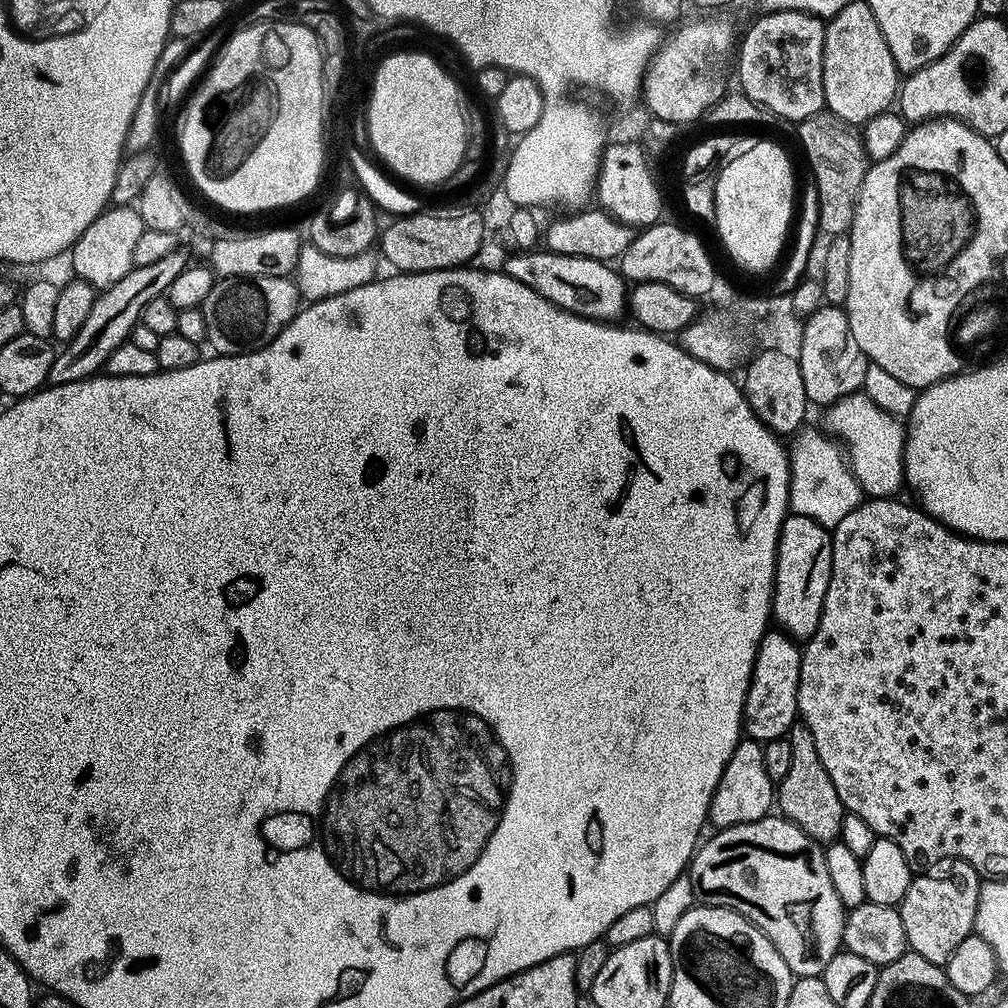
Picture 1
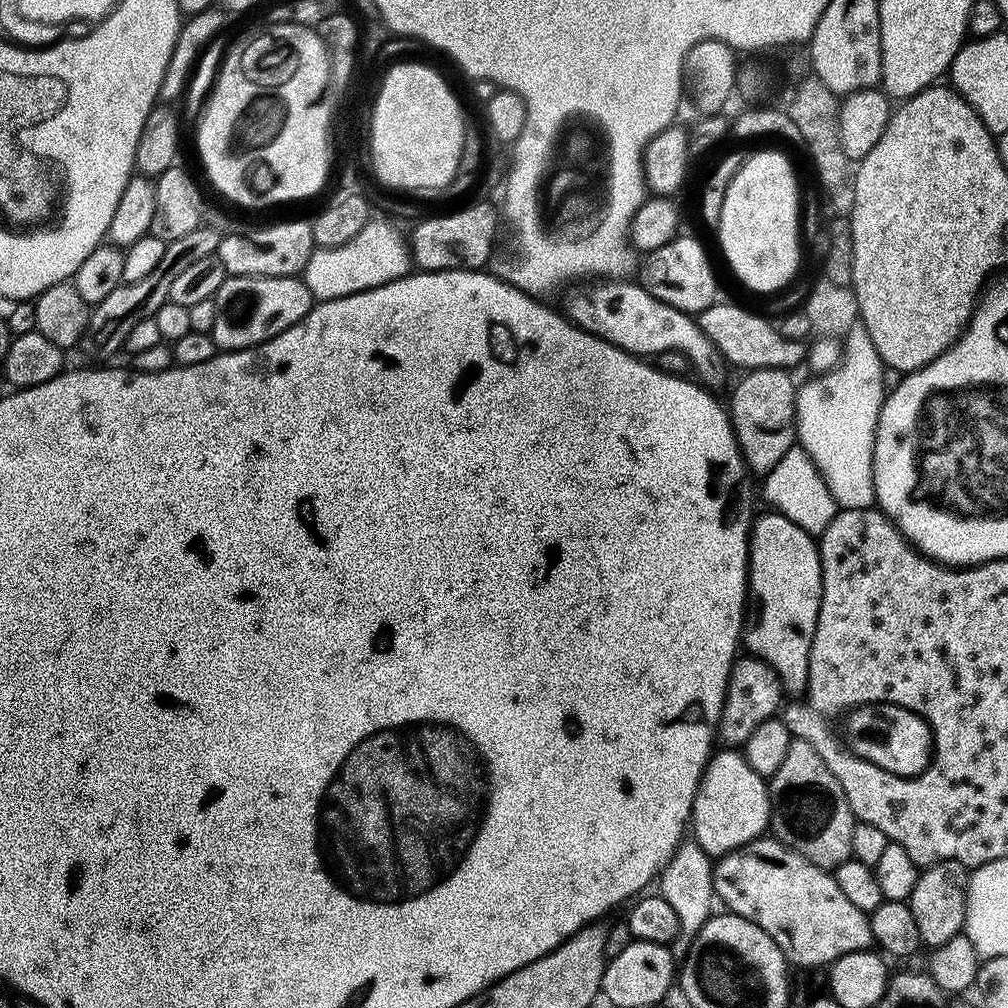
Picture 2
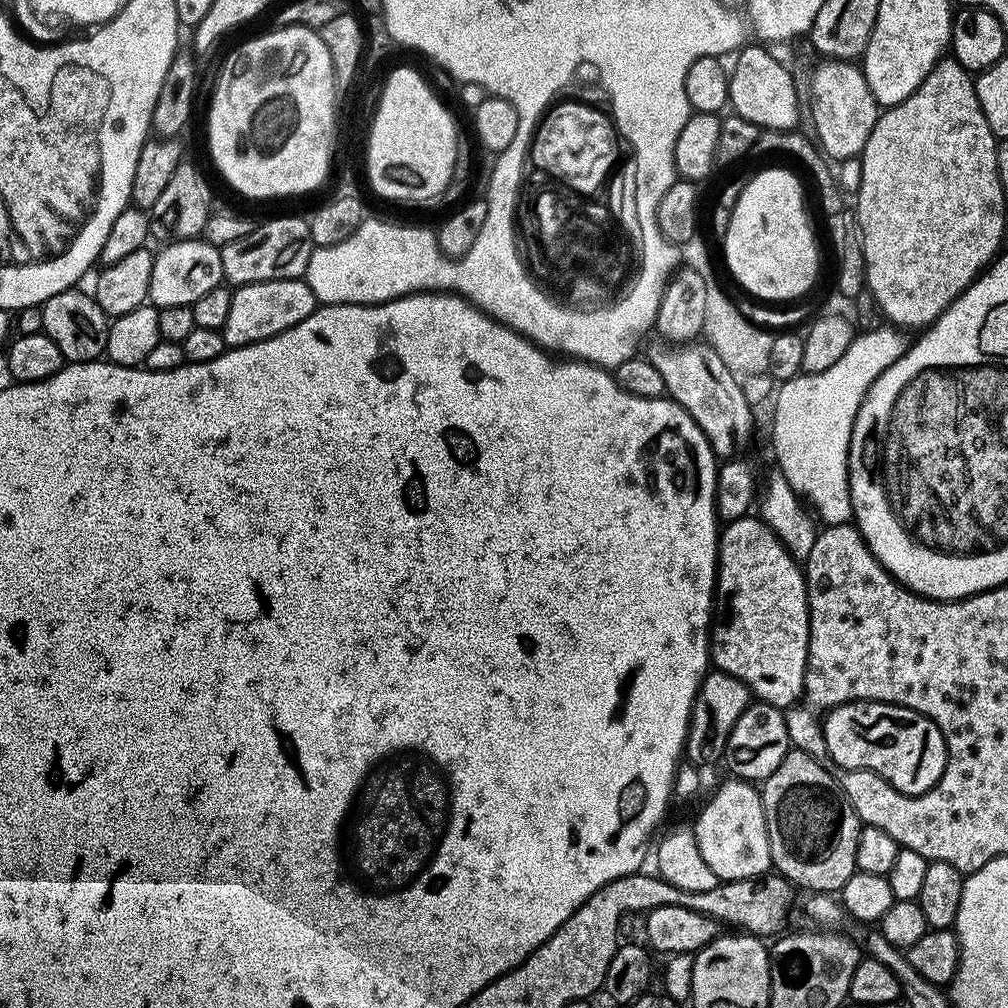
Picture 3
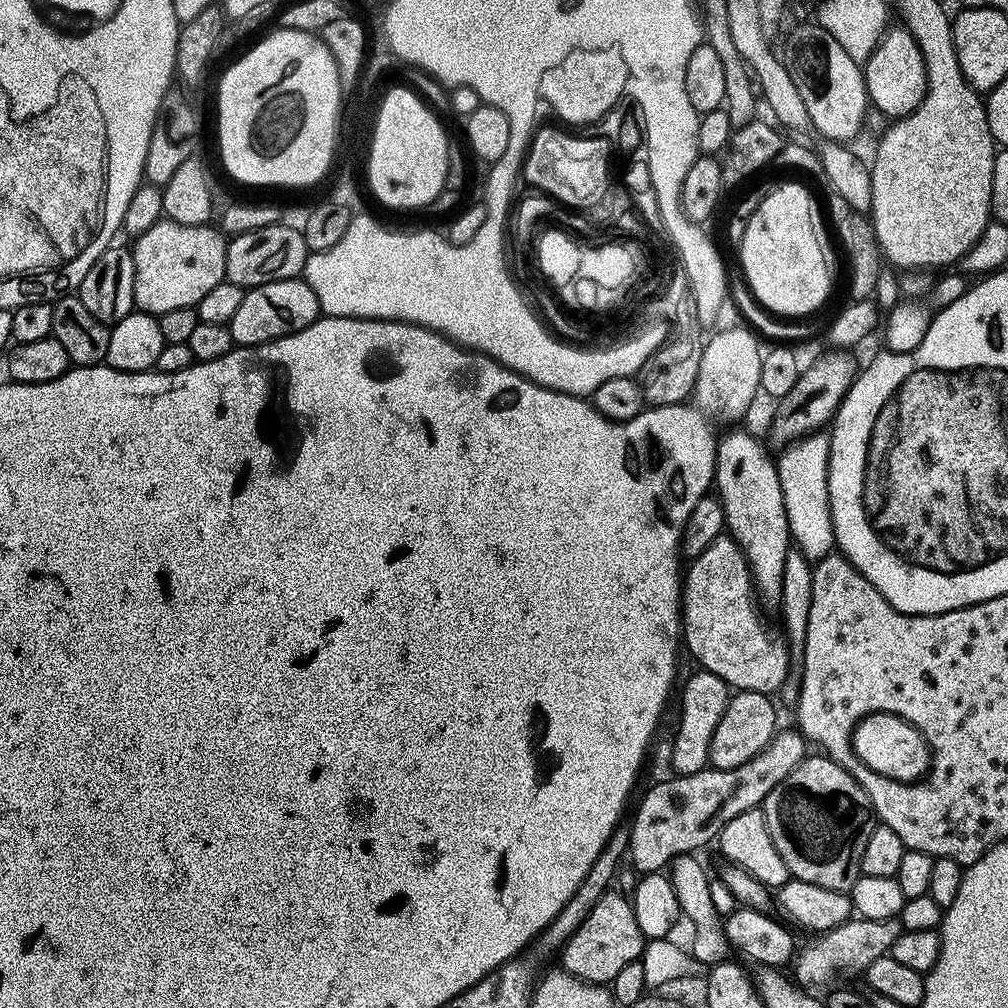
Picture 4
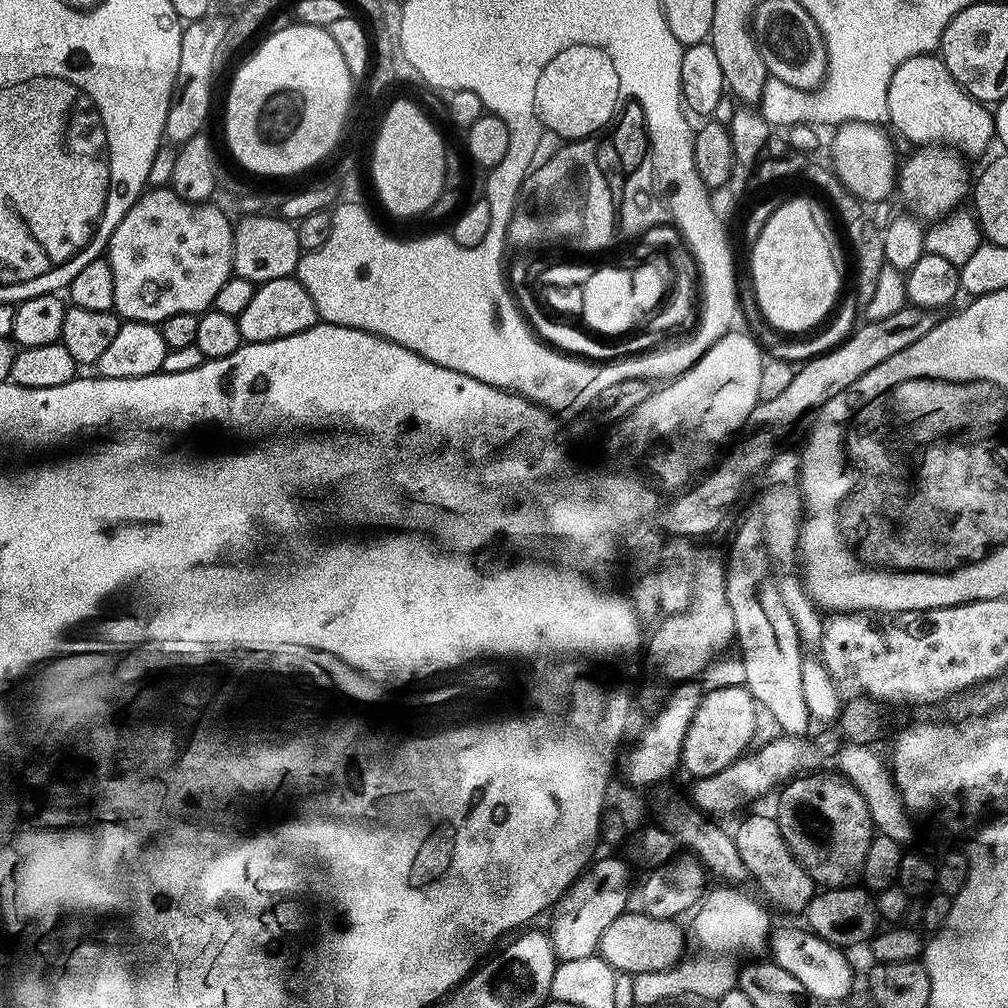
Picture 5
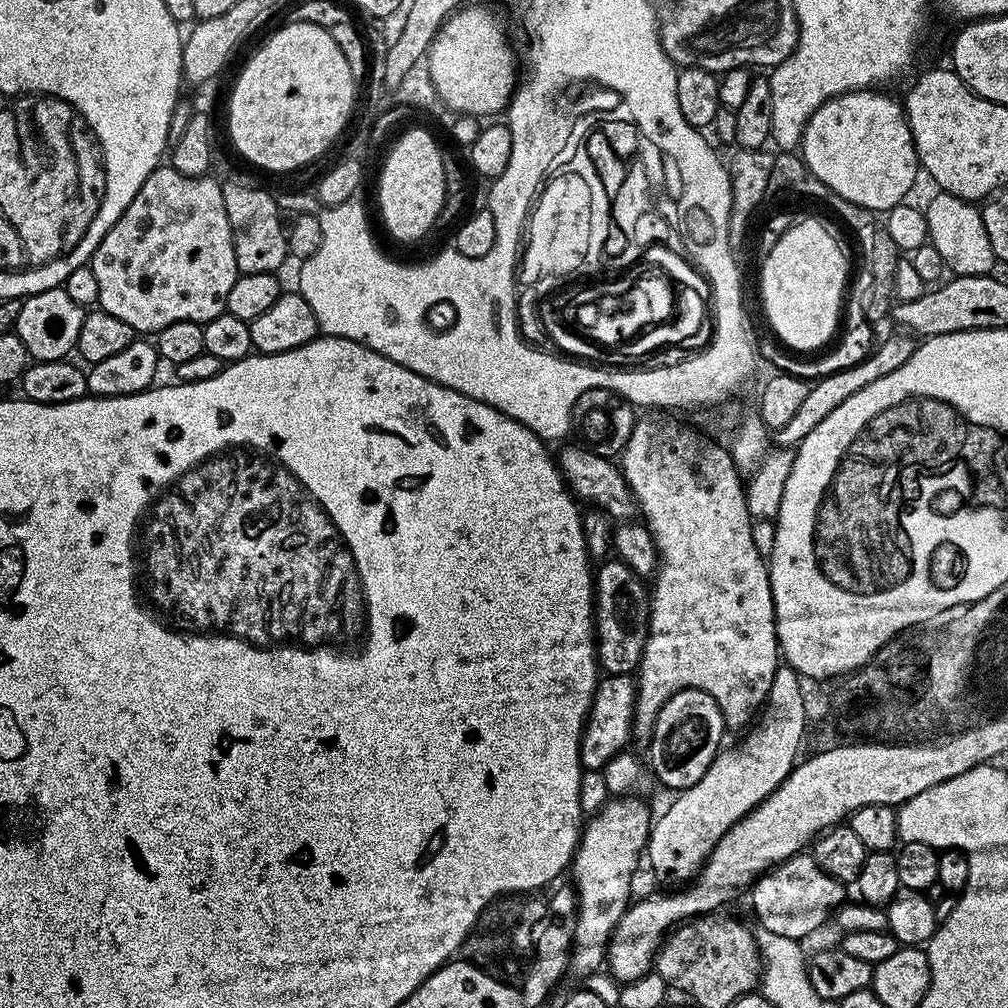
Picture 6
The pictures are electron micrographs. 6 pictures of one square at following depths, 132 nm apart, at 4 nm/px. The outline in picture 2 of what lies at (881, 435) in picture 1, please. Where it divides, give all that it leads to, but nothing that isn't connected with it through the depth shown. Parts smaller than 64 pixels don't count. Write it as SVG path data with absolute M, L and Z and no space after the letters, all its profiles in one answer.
M857 322L842 340L843 352L840 362L835 368L823 375L813 375L799 385L796 394L796 439L799 447L812 459L817 470L822 474L834 502L841 509L862 510L875 505L874 470L874 438L878 426L878 414L884 405L886 385L883 372L886 367L880 359L878 350L874 350L874 342L870 342L870 334L864 325Z

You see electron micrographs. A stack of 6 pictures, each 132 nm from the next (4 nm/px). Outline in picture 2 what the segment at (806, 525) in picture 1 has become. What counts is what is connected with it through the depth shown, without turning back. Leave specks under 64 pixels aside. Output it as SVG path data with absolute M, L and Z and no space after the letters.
M764 510L753 519L748 533L748 599L742 644L776 671L785 693L803 693L808 687L808 655L821 606L822 562L817 537L794 526L782 513Z

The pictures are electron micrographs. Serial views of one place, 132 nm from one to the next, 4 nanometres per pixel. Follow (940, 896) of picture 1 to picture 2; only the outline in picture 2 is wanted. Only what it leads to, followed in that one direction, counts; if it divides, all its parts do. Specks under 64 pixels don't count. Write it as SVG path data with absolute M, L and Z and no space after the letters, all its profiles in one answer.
M942 860L921 871L907 904L914 914L914 923L918 926L920 942L925 949L942 946L942 942L950 942L950 938L963 933L969 875L969 869L956 860Z

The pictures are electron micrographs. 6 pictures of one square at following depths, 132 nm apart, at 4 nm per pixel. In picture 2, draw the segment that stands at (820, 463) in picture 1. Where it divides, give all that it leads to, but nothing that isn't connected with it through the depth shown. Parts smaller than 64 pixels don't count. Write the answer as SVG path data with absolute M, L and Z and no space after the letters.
M799 446L786 450L778 466L774 466L774 470L770 470L770 474L763 477L762 484L764 484L764 500L768 503L765 505L771 511L780 512L786 518L790 518L794 526L802 526L802 530L806 530L812 536L819 538L826 530L826 526L830 526L830 522L836 517L838 506L822 474Z

